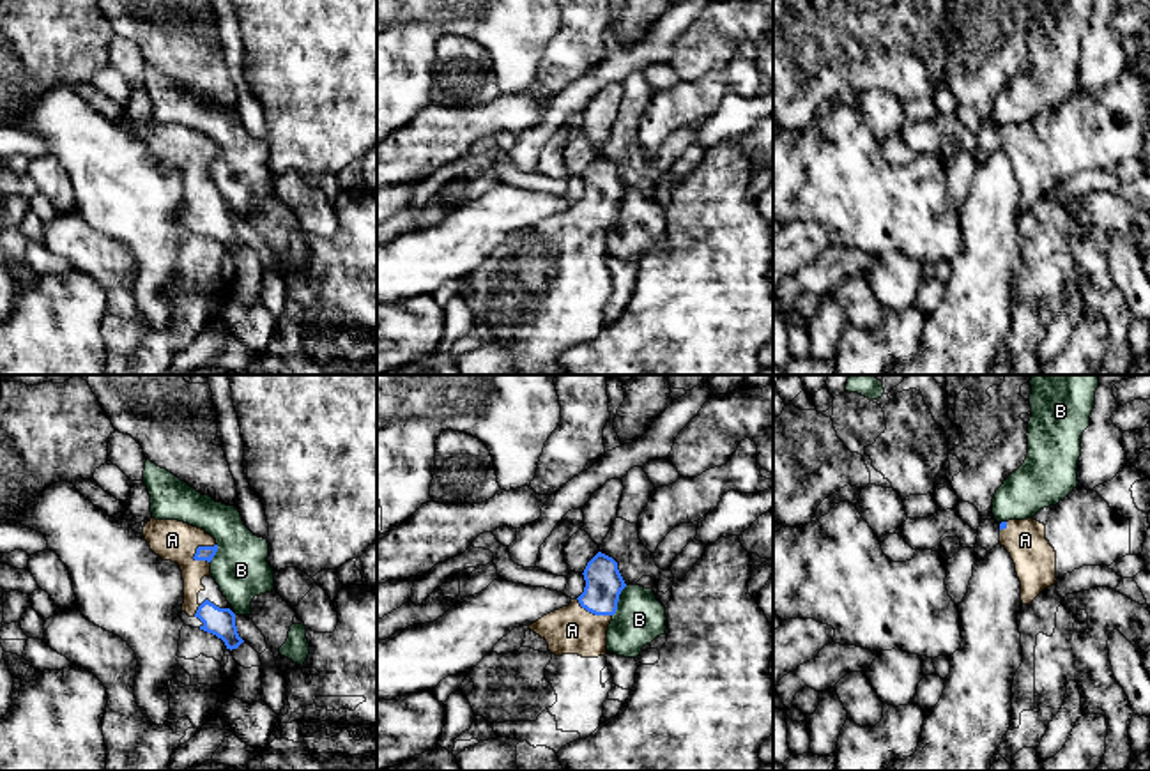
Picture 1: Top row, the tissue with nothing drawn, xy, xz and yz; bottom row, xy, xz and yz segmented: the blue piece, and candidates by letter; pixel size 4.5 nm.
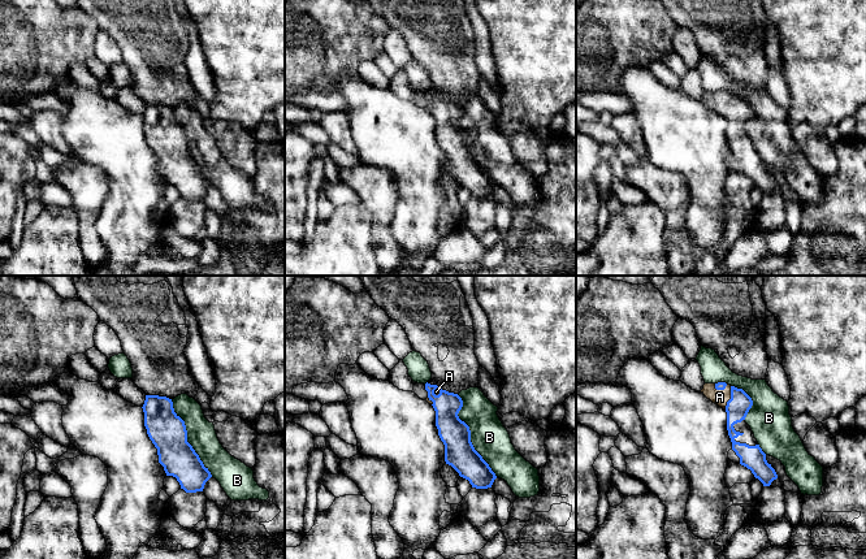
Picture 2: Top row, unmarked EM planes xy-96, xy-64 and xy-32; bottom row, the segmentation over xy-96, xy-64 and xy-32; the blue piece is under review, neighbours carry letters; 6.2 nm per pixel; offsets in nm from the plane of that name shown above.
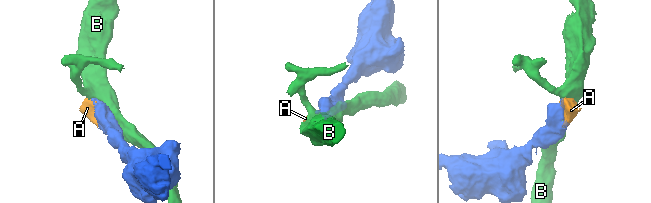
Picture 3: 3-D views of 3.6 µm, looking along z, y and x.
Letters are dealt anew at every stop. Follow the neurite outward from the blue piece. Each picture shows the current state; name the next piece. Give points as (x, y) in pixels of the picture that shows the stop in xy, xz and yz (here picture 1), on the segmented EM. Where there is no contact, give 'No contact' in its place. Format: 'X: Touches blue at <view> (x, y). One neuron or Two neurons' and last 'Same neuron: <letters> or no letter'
A: Touches blue at xy (200, 547). One neuron
B: Touches blue at xz (618, 600). Two neurons
Same neuron: A

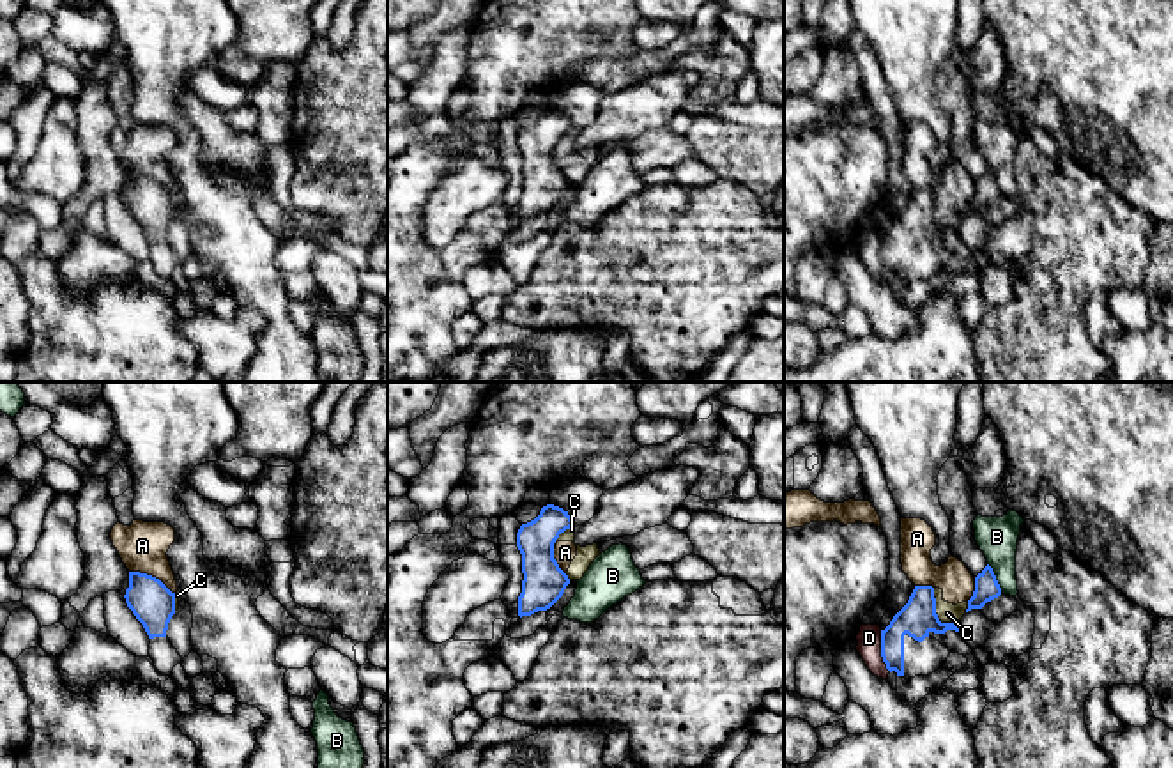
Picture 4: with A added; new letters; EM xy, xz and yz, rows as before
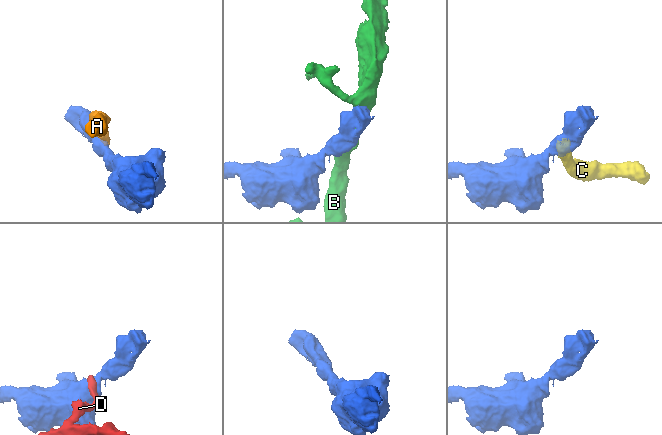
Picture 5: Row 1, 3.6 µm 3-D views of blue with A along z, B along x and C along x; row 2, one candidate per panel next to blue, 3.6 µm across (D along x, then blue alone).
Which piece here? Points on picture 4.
A: Touches blue at xy (151, 576). Two neurons
B: Touches blue at yz (995, 577). Two neurons
C: Touches blue at yz (935, 613). Two neurons
D: Touches blue at yz (881, 652). Two neurons
Same neuron: no letter

